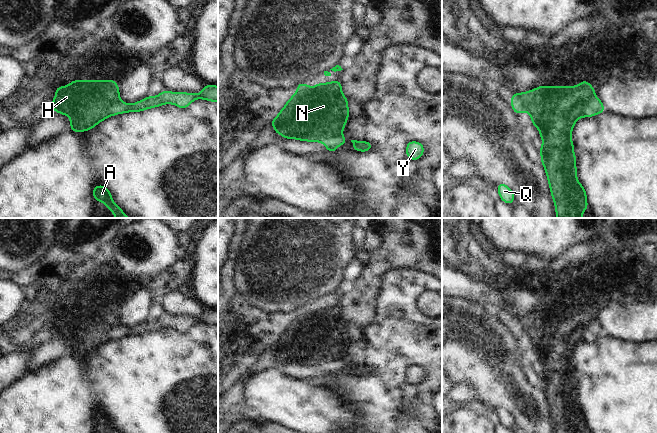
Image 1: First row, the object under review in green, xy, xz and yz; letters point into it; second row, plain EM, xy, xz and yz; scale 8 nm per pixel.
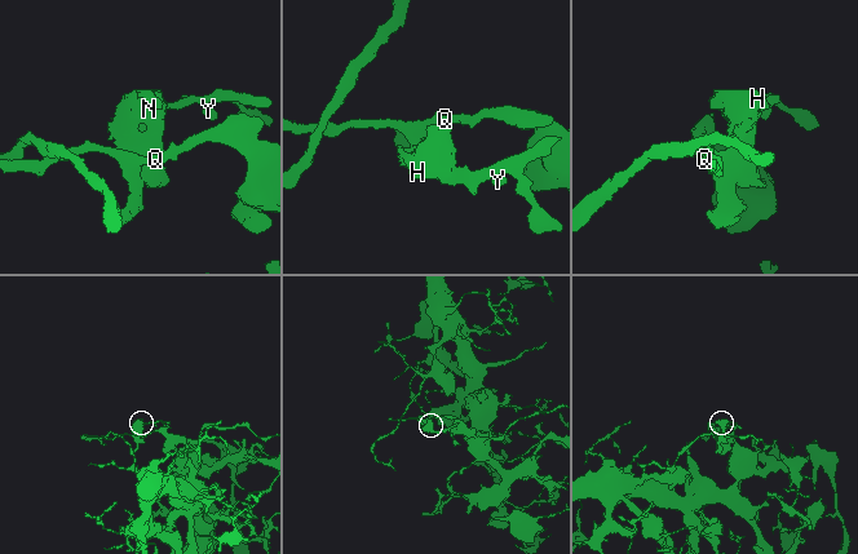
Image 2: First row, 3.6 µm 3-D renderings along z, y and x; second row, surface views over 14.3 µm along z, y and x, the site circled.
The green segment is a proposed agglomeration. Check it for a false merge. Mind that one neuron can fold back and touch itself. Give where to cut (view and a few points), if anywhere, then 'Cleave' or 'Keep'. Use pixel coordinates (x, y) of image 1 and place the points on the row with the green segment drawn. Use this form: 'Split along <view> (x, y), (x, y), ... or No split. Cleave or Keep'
Split along yz (595, 96), (589, 102), (589, 108), (585, 116). Cleave

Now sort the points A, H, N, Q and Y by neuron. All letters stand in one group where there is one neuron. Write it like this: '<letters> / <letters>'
A H N Q / Y

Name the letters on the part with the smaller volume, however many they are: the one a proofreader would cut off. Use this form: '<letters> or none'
Y

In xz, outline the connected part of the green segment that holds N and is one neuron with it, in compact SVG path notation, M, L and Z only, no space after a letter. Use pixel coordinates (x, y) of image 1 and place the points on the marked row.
M341 81L316 83L310 87L307 83L296 85L297 91L286 102L279 114L271 120L271 126L277 135L285 139L297 139L308 142L321 142L327 145L333 137L339 137L349 119L348 99L342 93Z

